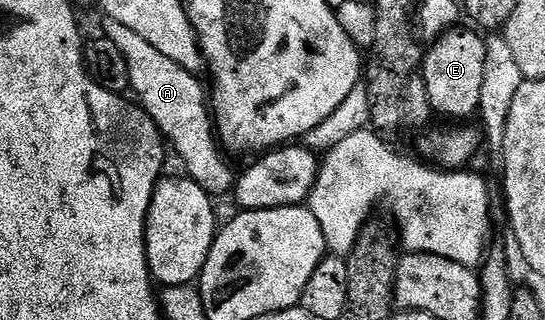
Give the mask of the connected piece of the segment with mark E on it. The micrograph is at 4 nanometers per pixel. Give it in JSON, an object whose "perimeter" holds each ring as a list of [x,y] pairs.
{"perimeter":[[[478,31],[444,32],[426,49],[421,65],[421,75],[429,90],[429,102],[436,113],[452,116],[452,121],[463,122],[466,116],[474,117],[481,102],[481,86],[484,85],[486,42]]]}

